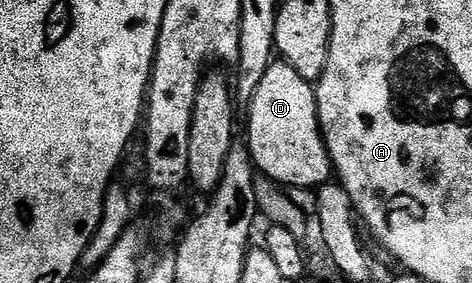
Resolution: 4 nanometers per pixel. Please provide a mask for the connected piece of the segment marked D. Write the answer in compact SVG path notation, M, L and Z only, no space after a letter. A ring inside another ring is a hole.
M282 60L272 64L261 78L256 94L247 105L247 149L256 169L282 187L314 189L333 176L331 160L319 126L314 85Z

